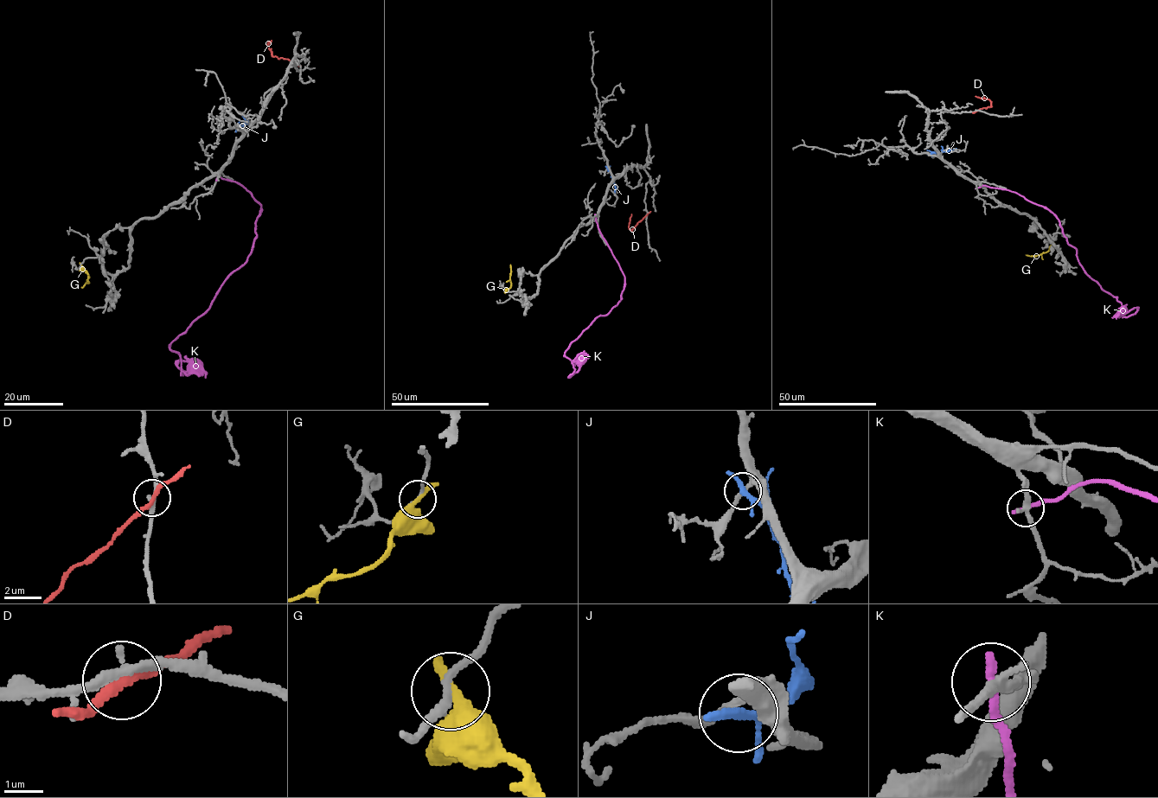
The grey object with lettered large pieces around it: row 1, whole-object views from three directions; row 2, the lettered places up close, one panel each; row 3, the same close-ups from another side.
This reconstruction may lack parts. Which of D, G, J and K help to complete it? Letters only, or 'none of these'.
none of these

